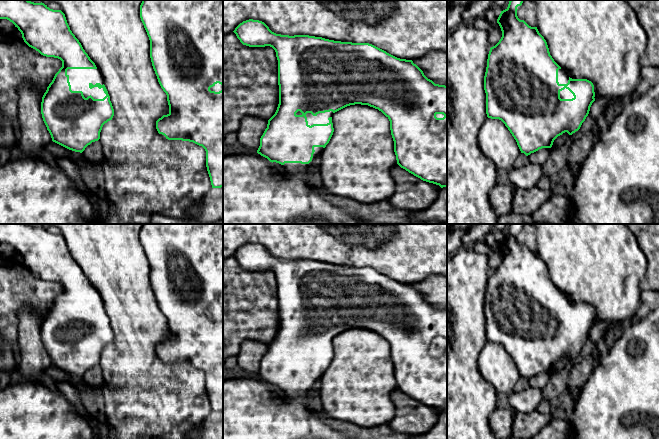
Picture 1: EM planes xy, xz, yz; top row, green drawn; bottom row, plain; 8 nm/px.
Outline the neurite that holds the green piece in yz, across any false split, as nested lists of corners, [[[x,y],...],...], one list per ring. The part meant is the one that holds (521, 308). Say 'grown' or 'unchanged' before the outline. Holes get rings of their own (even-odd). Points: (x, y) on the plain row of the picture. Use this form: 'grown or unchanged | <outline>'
grown | [[[510,224],[508,231],[501,235],[497,243],[502,261],[490,272],[484,300],[484,314],[487,341],[501,344],[516,364],[521,377],[528,380],[539,373],[551,372],[554,364],[563,357],[572,359],[578,355],[596,321],[594,308],[587,303],[570,302],[550,279],[547,266],[537,251],[531,251],[518,242],[517,231],[521,230],[523,225]]]

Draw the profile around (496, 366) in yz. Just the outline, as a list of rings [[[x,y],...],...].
[[[487,342],[478,358],[478,368],[497,393],[510,395],[521,375],[516,364],[499,343]]]

